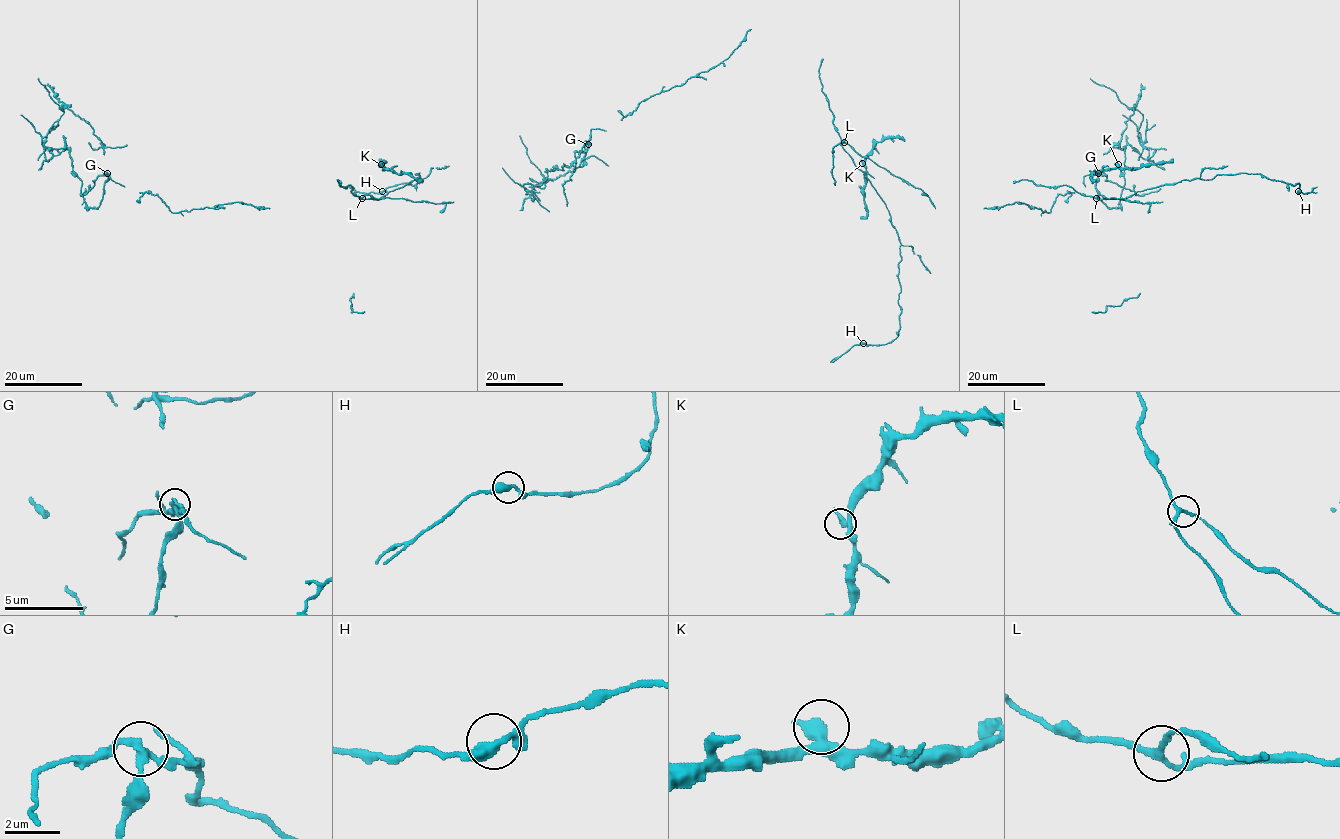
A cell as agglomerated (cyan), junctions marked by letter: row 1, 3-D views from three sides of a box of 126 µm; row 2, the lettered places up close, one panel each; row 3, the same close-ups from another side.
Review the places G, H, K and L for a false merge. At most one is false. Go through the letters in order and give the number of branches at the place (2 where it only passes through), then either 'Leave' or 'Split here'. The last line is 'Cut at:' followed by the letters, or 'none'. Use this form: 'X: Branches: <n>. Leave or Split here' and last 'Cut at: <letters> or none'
G: Branches: 3. Split here
H: Branches: 3. Leave
K: Branches: 2. Leave
L: Branches: 3. Leave
Cut at: G

